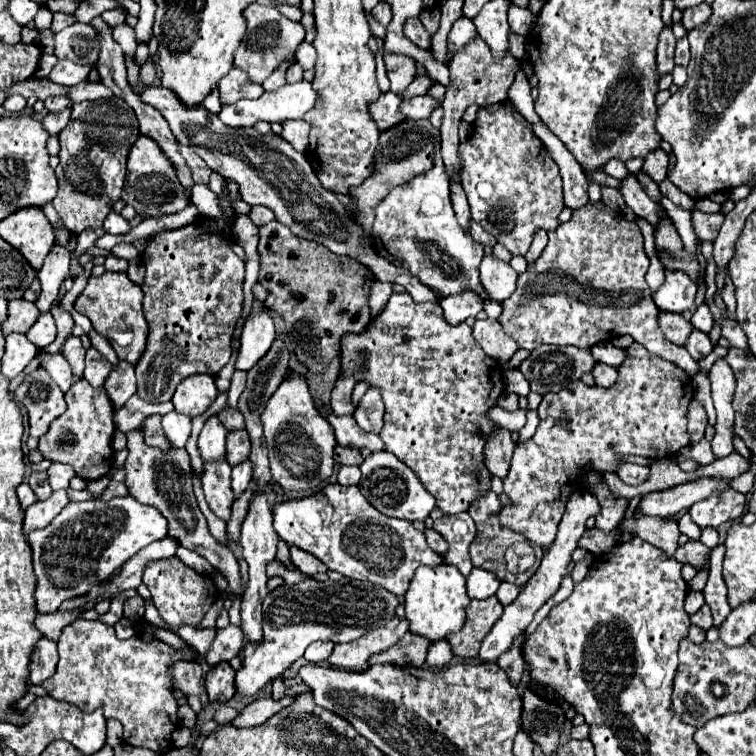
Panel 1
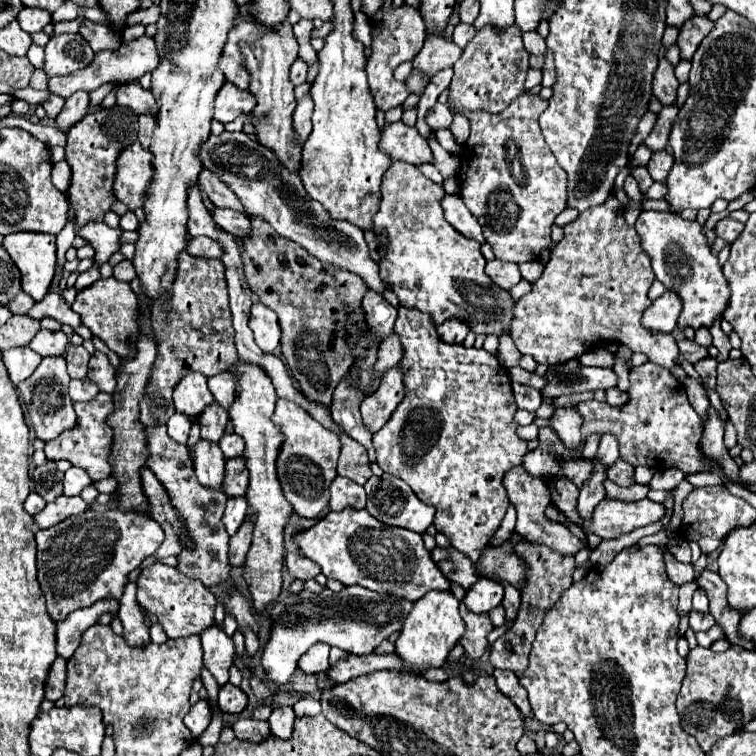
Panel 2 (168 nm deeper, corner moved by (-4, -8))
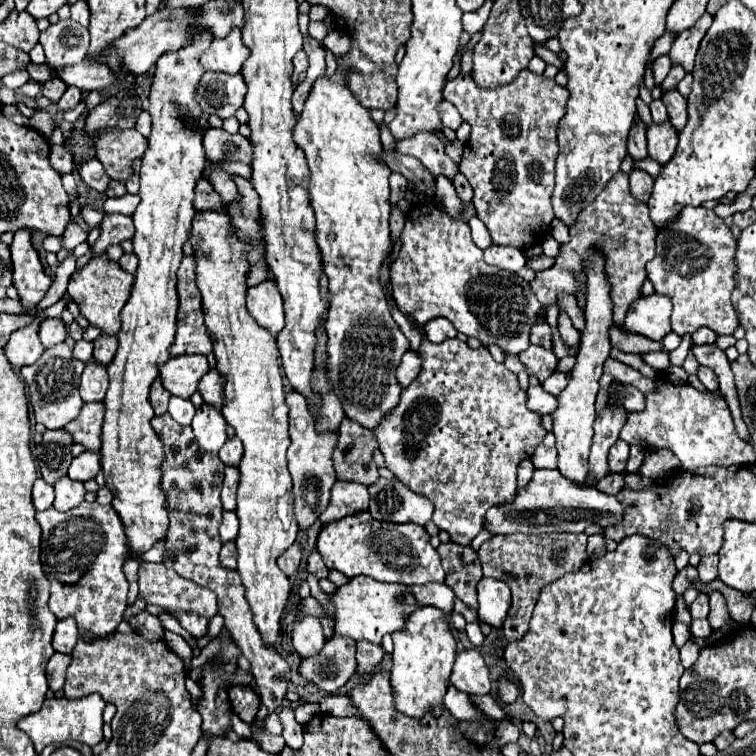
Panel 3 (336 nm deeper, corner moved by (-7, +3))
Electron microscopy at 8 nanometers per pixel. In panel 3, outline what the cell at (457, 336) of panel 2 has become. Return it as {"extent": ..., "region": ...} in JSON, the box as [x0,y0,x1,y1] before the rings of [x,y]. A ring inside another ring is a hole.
{"extent":[424,318,458,344],"region":[[[434,318],[424,324],[424,334],[432,344],[440,344],[446,338],[454,338],[458,332],[456,332],[456,328],[452,328],[452,324],[448,324],[448,320]]]}

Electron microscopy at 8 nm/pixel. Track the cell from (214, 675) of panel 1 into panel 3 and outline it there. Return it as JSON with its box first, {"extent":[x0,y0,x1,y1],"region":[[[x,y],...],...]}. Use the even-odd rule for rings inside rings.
{"extent":[230,686,260,724],"region":[[[232,686],[230,688],[230,702],[234,712],[246,722],[252,724],[256,718],[256,712],[260,708],[260,698],[250,686]]]}

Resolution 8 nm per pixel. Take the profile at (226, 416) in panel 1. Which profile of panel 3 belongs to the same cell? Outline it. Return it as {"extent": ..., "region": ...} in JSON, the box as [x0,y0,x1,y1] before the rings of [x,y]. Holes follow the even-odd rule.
{"extent":[218,436,242,466],"region":[[[236,436],[228,438],[218,454],[220,454],[220,460],[224,462],[224,466],[238,466],[240,458],[242,458],[242,444],[240,444],[240,440],[236,440]]]}

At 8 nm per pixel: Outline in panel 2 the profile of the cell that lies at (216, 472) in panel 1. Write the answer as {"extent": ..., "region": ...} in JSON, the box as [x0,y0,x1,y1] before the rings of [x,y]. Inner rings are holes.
{"extent":[195,439,225,493],"region":[[[203,439],[195,445],[195,475],[199,483],[209,491],[223,493],[225,479],[225,457],[219,445],[205,443]]]}

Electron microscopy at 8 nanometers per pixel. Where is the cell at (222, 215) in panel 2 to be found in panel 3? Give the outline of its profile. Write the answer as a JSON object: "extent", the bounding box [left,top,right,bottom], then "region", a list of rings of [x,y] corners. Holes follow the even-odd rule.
{"extent":[194,178,220,210],"region":[[[202,178],[196,182],[194,188],[194,208],[196,210],[220,210],[220,198],[216,196],[216,192],[212,192],[212,186],[208,186],[208,182]]]}

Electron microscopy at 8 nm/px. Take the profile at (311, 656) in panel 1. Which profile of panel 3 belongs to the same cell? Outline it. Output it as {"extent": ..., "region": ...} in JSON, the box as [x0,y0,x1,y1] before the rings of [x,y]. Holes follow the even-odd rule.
{"extent":[292,616,324,658],"region":[[[304,616],[304,618],[296,618],[294,626],[292,626],[292,646],[296,648],[296,652],[304,658],[304,656],[312,656],[312,652],[320,652],[320,648],[324,646],[324,634],[322,634],[322,626],[316,618],[312,616]]]}

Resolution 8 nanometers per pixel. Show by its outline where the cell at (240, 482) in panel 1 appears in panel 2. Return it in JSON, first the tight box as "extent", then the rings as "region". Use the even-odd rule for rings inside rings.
{"extent":[223,495,249,535],"region":[[[245,495],[231,497],[227,501],[227,509],[225,509],[225,515],[223,515],[223,523],[225,523],[229,535],[235,535],[237,533],[237,529],[241,527],[243,519],[245,519],[247,509],[249,509],[249,503],[247,503],[247,497]]]}

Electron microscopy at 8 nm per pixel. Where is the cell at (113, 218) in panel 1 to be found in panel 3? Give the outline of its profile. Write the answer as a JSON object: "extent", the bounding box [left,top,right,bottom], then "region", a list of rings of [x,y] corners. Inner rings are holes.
{"extent":[78,158,110,192],"region":[[[92,158],[88,162],[84,162],[80,168],[78,168],[78,174],[82,178],[82,182],[92,188],[92,190],[98,190],[98,192],[104,192],[108,182],[110,182],[110,176],[104,172],[100,160]]]}

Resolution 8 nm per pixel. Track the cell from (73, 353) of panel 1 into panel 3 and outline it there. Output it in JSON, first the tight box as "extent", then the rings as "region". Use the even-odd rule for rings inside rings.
{"extent":[74,340,94,362],"region":[[[78,340],[78,342],[74,344],[74,358],[82,360],[82,362],[90,362],[90,360],[92,360],[92,350],[94,350],[92,342],[88,342],[88,340]]]}

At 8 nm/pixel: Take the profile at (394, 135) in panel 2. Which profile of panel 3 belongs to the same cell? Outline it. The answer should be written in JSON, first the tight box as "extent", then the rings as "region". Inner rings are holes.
{"extent":[396,132,458,180],"region":[[[420,132],[412,138],[406,140],[398,140],[396,142],[396,150],[400,154],[408,154],[414,156],[422,162],[422,166],[434,176],[446,176],[448,180],[452,180],[458,174],[458,164],[454,160],[450,160],[446,156],[446,148],[444,142],[430,132]]]}

